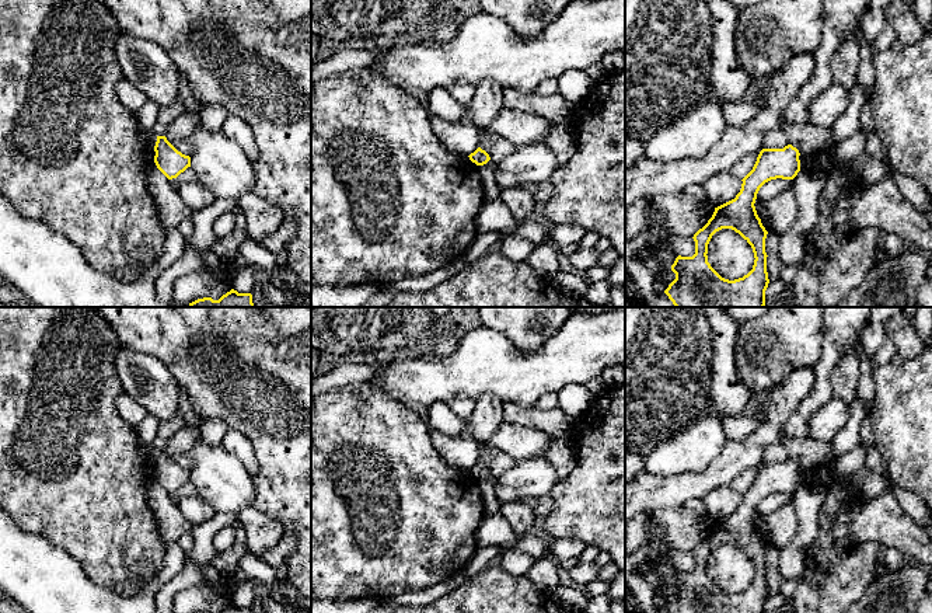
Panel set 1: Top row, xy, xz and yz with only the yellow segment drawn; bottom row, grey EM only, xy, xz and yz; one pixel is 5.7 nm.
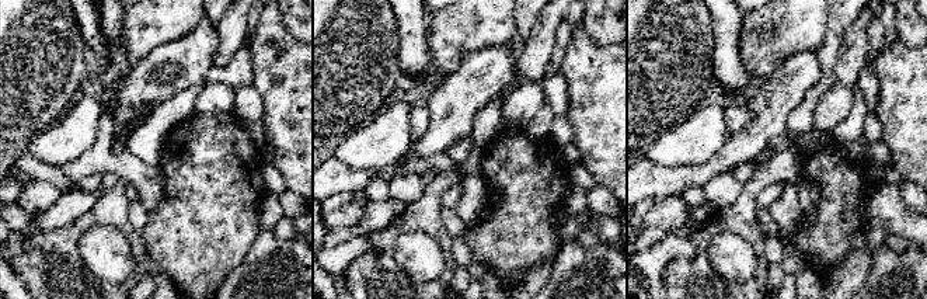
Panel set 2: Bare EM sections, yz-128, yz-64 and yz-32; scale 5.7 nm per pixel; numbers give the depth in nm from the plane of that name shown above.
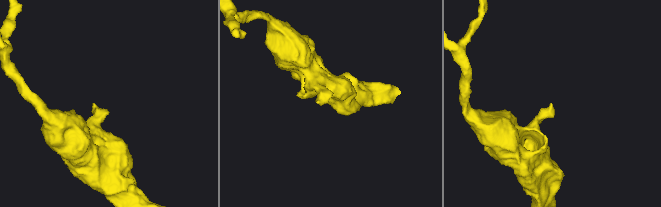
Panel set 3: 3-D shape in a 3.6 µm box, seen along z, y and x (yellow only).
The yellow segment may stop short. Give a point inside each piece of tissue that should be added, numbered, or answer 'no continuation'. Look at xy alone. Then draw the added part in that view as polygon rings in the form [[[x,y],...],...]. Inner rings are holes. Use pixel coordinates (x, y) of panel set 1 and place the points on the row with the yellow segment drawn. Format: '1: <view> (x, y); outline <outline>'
1: xy (166, 115); outline [[[179,95],[178,100],[171,107],[158,111],[156,135],[164,136],[161,129],[168,126],[182,112],[185,112],[185,105],[182,97]]]

